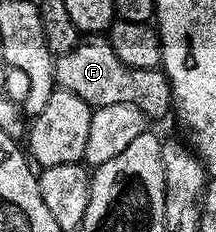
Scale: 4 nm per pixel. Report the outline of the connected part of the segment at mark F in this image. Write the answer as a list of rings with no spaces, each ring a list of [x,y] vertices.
[[[86,38],[78,43],[68,54],[57,57],[54,62],[54,82],[63,92],[76,94],[91,109],[103,108],[104,106],[116,106],[117,104],[134,104],[148,118],[162,116],[169,113],[172,108],[170,83],[166,81],[166,73],[158,68],[130,68],[116,54],[106,38]]]

